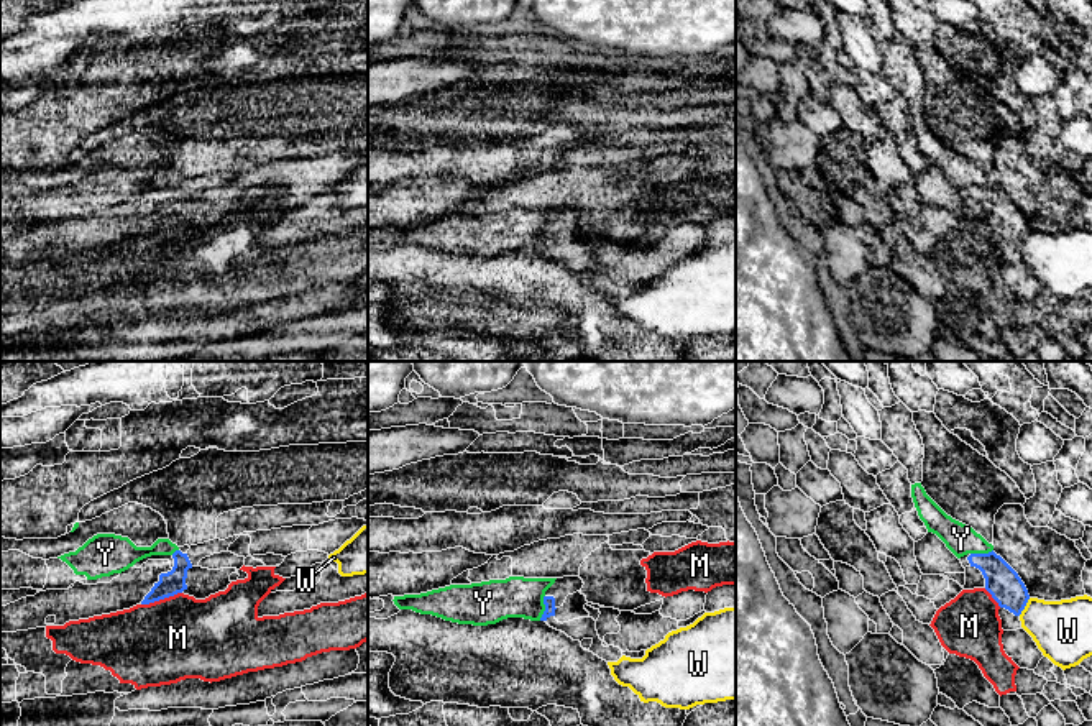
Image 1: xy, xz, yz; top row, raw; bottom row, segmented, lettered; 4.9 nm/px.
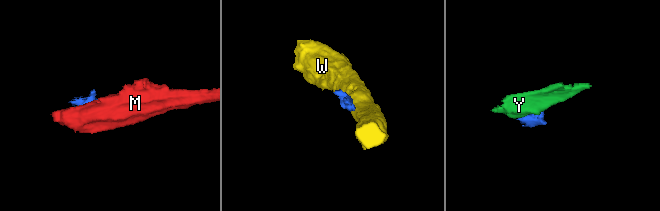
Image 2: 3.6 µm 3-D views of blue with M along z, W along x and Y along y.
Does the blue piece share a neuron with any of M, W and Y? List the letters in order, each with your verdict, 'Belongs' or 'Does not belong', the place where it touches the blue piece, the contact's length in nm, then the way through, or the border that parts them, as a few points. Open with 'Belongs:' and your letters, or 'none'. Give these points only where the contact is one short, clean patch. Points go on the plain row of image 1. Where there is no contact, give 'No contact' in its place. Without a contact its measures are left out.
Belongs: none
M: Does not belong. Touches blue at xy (161, 230). Shared border 220 nm. Boundary: xy (181, 224), (142, 237)
W: Does not belong. Touches blue at yz (1025, 237). Shared border 110 nm. Boundary: yz (1030, 230), (1018, 247)
Y: Does not belong. Touches blue at xz (546, 240). Shared border 130 nm. Boundary: xz (544, 227), (544, 245), (539, 252)

